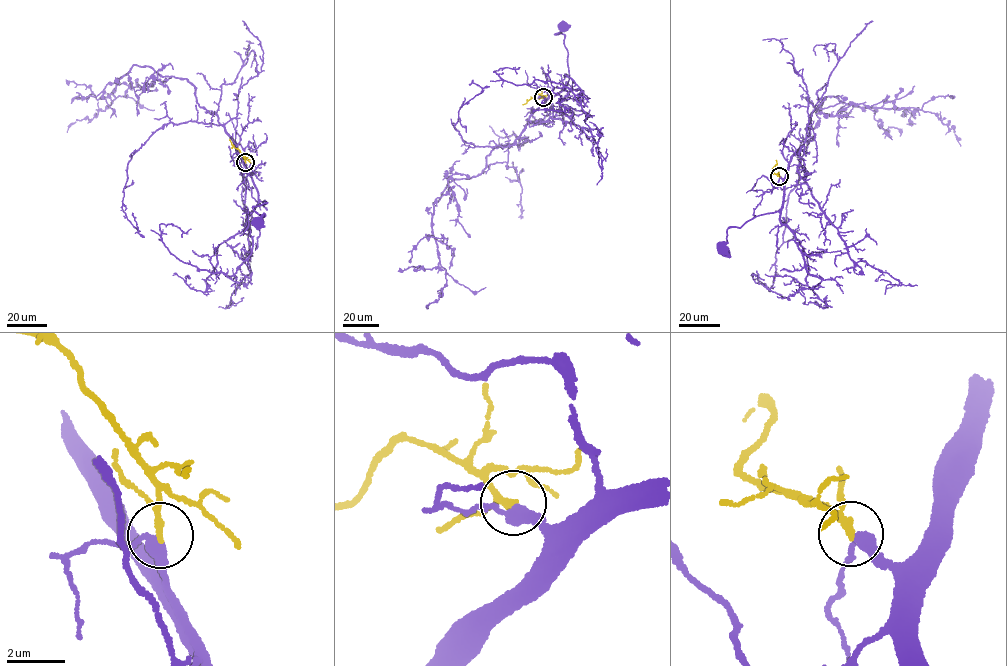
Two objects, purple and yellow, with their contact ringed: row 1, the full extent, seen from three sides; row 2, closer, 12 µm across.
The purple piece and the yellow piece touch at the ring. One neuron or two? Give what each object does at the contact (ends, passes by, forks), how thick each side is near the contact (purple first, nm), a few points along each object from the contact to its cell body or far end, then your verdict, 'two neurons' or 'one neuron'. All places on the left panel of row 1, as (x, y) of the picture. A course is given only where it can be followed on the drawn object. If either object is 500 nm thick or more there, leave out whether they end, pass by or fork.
purple passes by | yellow passes by | 360/180 nm | purple via (245, 162), (258, 198), (267, 202), (253, 207), (263, 216), (258, 220) | yellow via (245, 162), (229, 139) | one neuron

